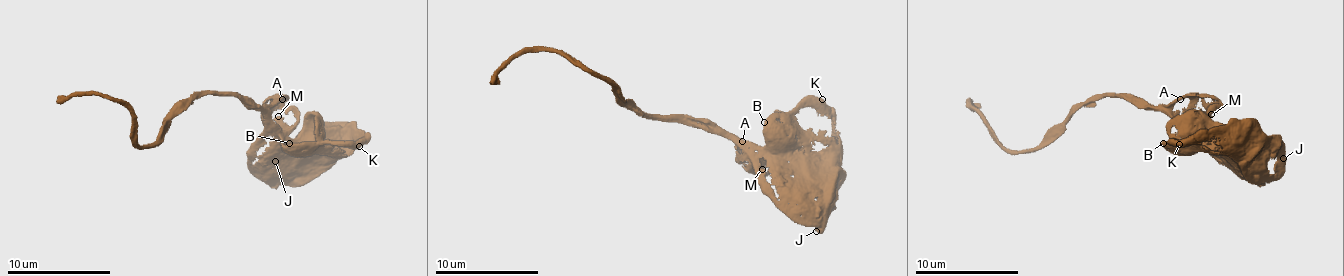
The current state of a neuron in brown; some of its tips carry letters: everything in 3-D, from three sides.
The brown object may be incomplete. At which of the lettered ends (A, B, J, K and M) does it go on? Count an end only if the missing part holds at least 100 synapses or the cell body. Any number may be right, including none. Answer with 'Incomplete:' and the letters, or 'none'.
Incomplete: none

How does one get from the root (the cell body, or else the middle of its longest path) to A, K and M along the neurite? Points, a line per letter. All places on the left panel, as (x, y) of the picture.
A: (317, 142), (312, 150), (303, 121), (285, 103), (288, 97), (282, 99)
K: (317, 142), (311, 150), (318, 149), (315, 144), (324, 144), (324, 141), (359, 146)
M: (317, 142), (312, 150), (308, 144), (295, 144), (278, 116)

